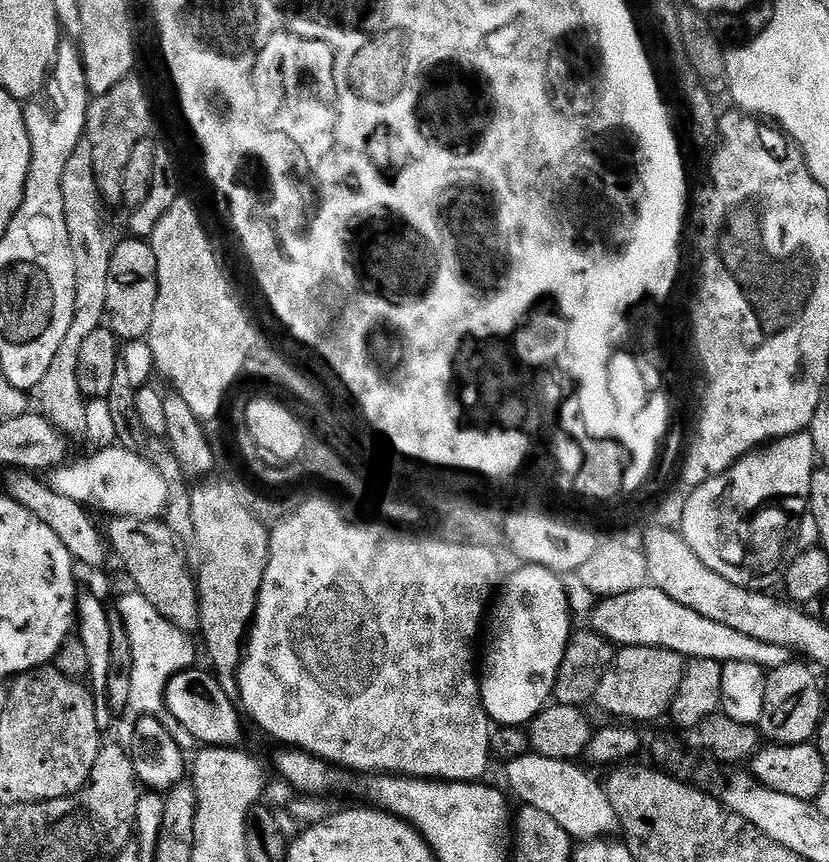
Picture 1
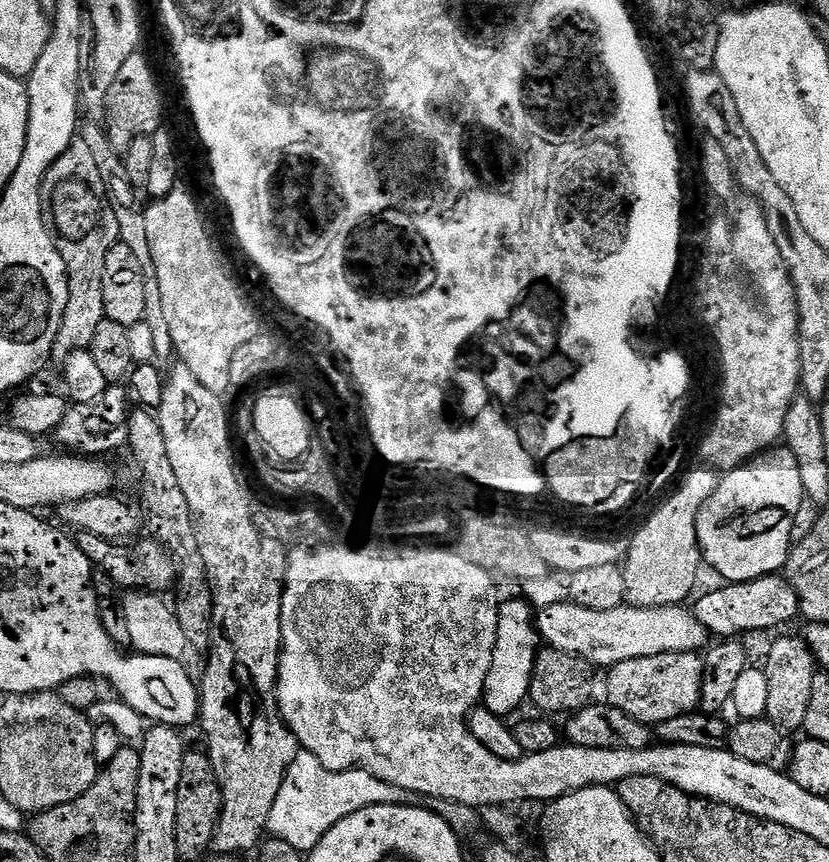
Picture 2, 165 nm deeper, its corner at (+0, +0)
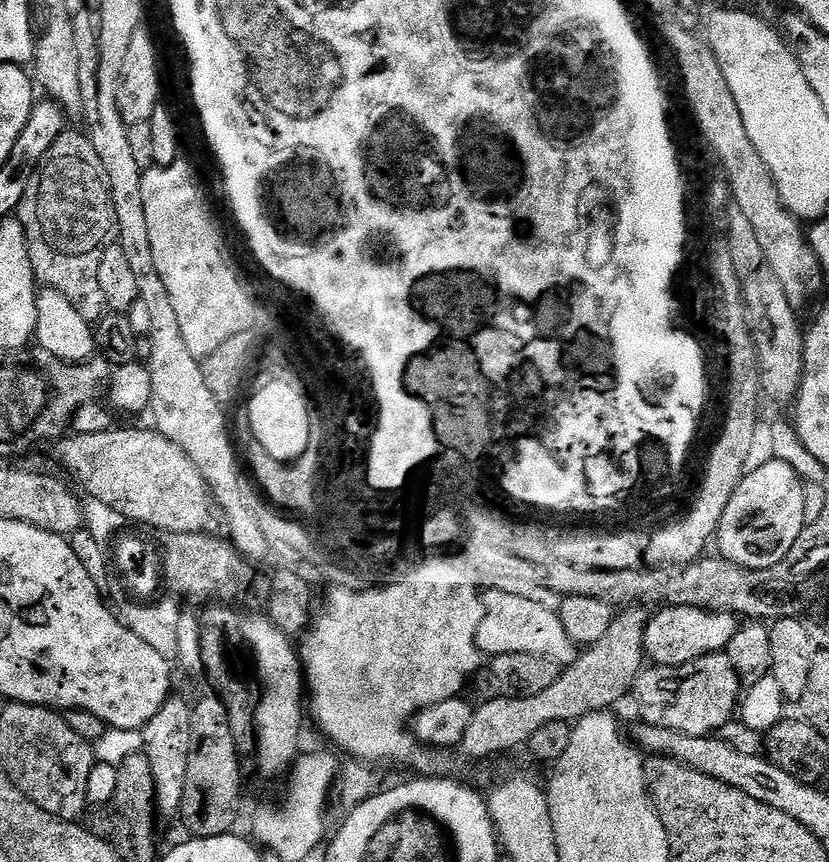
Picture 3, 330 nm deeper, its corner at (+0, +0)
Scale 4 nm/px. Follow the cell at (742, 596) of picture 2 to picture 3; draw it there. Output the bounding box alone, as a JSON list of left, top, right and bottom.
[644,606,738,666]

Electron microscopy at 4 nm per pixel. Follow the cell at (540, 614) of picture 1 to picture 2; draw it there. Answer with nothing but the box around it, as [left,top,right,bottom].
[482,598,541,718]

